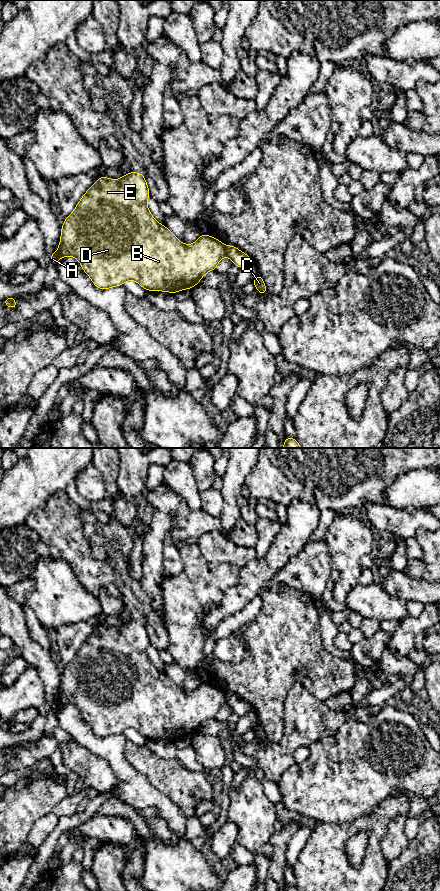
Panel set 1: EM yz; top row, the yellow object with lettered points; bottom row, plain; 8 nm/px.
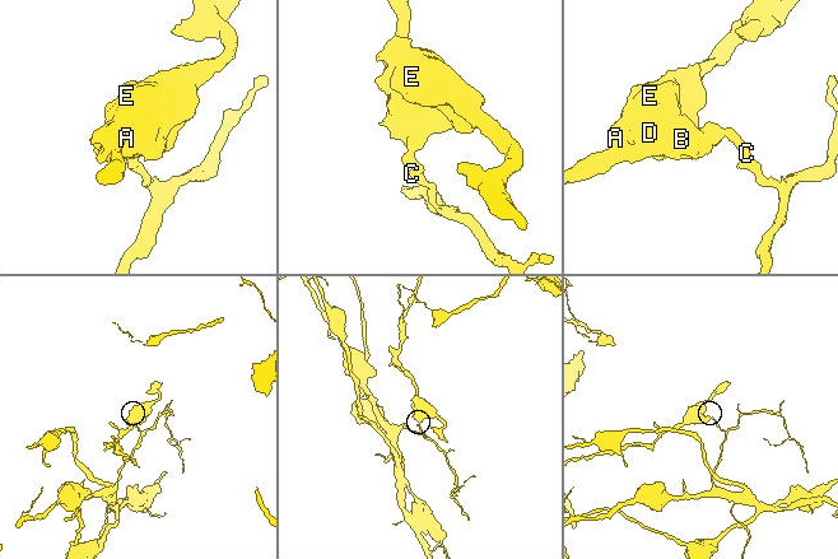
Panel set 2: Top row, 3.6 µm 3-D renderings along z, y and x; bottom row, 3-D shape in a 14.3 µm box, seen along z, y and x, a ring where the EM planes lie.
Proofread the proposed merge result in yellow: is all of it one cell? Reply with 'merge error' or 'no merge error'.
merge error

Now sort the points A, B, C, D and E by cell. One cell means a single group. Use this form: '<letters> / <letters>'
A B D E / C

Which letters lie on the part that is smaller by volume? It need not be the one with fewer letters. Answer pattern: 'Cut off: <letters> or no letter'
Cut off: A, B, D, E

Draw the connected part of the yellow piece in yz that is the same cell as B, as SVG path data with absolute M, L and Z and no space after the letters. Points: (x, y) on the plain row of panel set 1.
M131 619L117 628L109 627L105 623L100 624L82 644L74 659L65 665L58 698L50 701L50 710L57 714L61 705L75 705L94 734L102 738L123 734L128 728L137 730L146 739L151 740L175 742L192 737L207 720L216 718L220 708L227 704L226 694L217 686L202 681L191 693L179 689L165 673L161 673L152 664L147 653L149 645L146 627L140 620Z

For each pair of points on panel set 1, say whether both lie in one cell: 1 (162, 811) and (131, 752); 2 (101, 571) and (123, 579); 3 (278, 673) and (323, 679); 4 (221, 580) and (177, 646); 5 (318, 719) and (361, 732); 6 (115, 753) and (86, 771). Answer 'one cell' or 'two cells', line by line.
1: two cells
2: two cells
3: one cell
4: one cell
5: two cells
6: two cells

